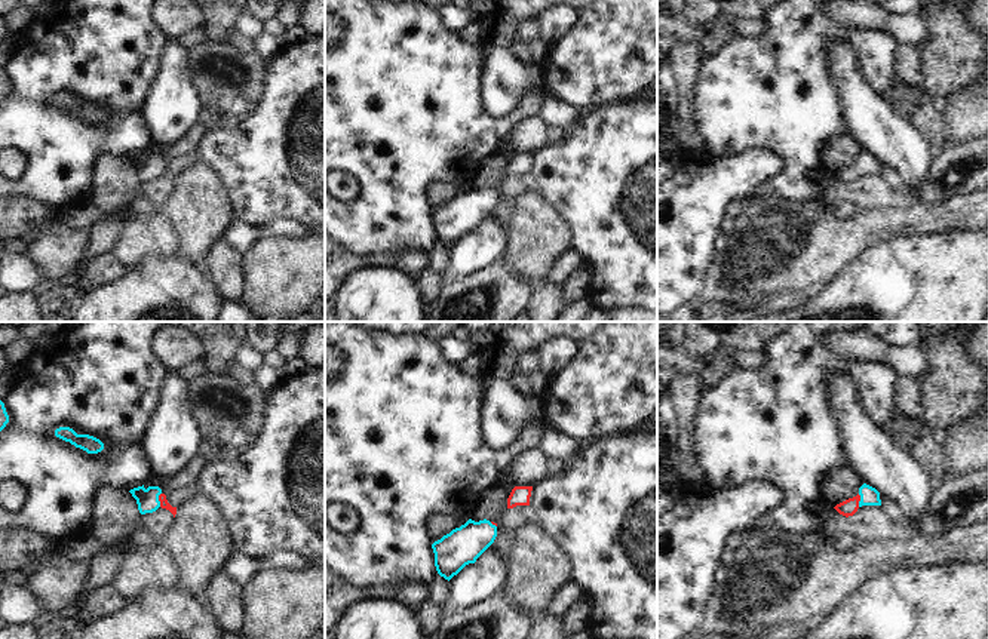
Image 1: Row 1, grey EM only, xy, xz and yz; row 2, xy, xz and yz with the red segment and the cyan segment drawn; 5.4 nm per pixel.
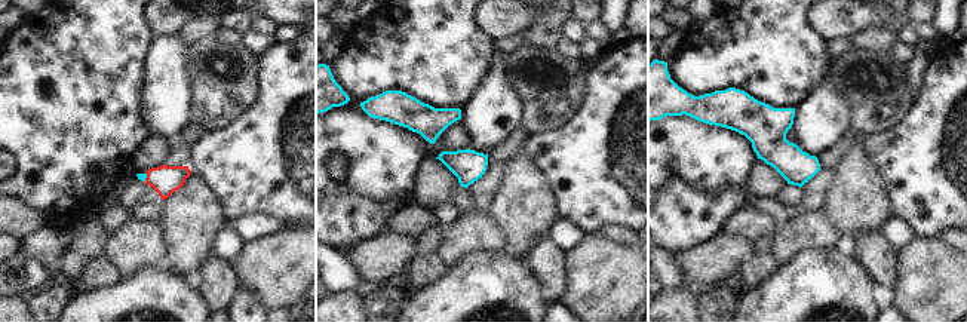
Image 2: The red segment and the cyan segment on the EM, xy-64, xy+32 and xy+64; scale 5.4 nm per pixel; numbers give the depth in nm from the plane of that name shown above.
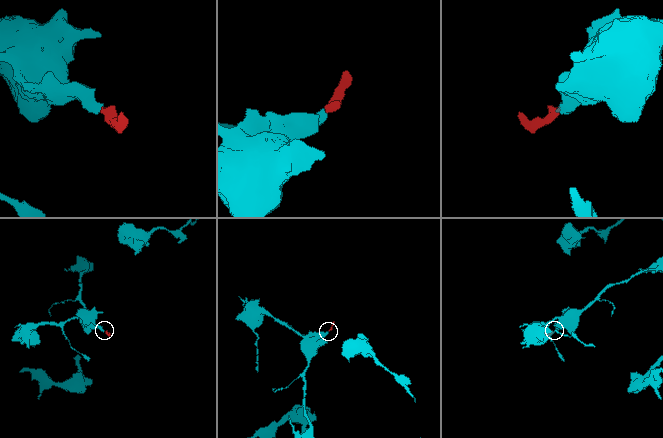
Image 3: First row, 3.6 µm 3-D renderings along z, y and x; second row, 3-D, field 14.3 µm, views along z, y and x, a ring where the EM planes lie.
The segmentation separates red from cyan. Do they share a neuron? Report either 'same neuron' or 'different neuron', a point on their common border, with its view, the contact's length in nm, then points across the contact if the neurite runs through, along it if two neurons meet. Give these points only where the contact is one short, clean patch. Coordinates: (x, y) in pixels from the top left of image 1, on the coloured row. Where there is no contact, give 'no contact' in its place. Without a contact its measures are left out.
same neuron | xy (159, 500) | 80 nm | across xy (163, 503), (159, 500), (147, 500)

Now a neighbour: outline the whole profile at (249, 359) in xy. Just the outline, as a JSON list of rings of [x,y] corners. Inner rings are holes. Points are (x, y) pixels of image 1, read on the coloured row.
[[[245,342],[237,351],[234,360],[246,371],[254,374],[263,365],[263,356]]]

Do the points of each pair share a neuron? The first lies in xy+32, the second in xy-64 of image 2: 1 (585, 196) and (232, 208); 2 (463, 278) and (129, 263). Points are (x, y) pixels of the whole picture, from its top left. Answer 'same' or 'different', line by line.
1: same
2: different

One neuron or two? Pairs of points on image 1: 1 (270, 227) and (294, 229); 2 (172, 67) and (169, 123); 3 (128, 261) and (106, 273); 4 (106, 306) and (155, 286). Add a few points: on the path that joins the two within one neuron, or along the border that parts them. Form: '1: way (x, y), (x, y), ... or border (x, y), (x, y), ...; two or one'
1: way (276, 227), (288, 229); one
2: way (172, 80), (171, 110); one
3: border (112, 252), (126, 270); two
4: way (117, 306), (135, 306), (143, 298); one

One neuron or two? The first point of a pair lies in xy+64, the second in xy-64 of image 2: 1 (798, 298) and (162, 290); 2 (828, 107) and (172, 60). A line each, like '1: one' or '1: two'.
1: one
2: one

